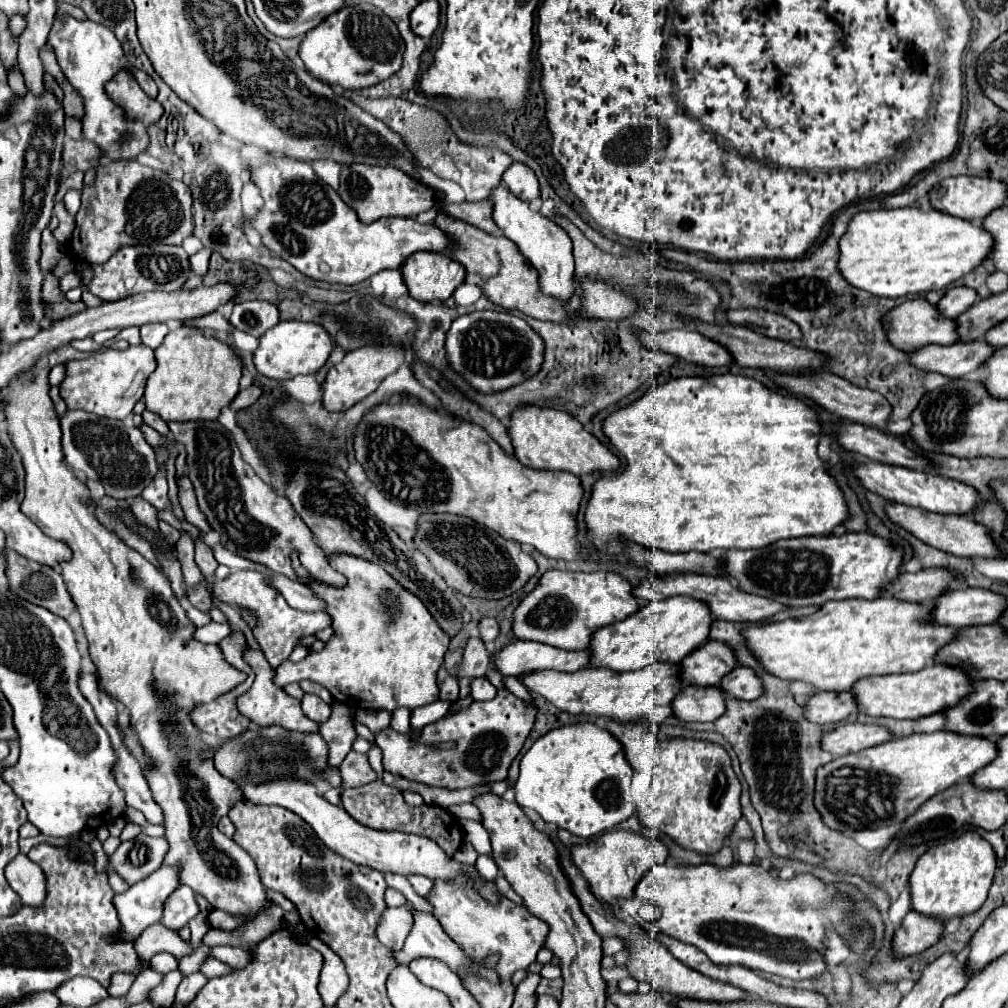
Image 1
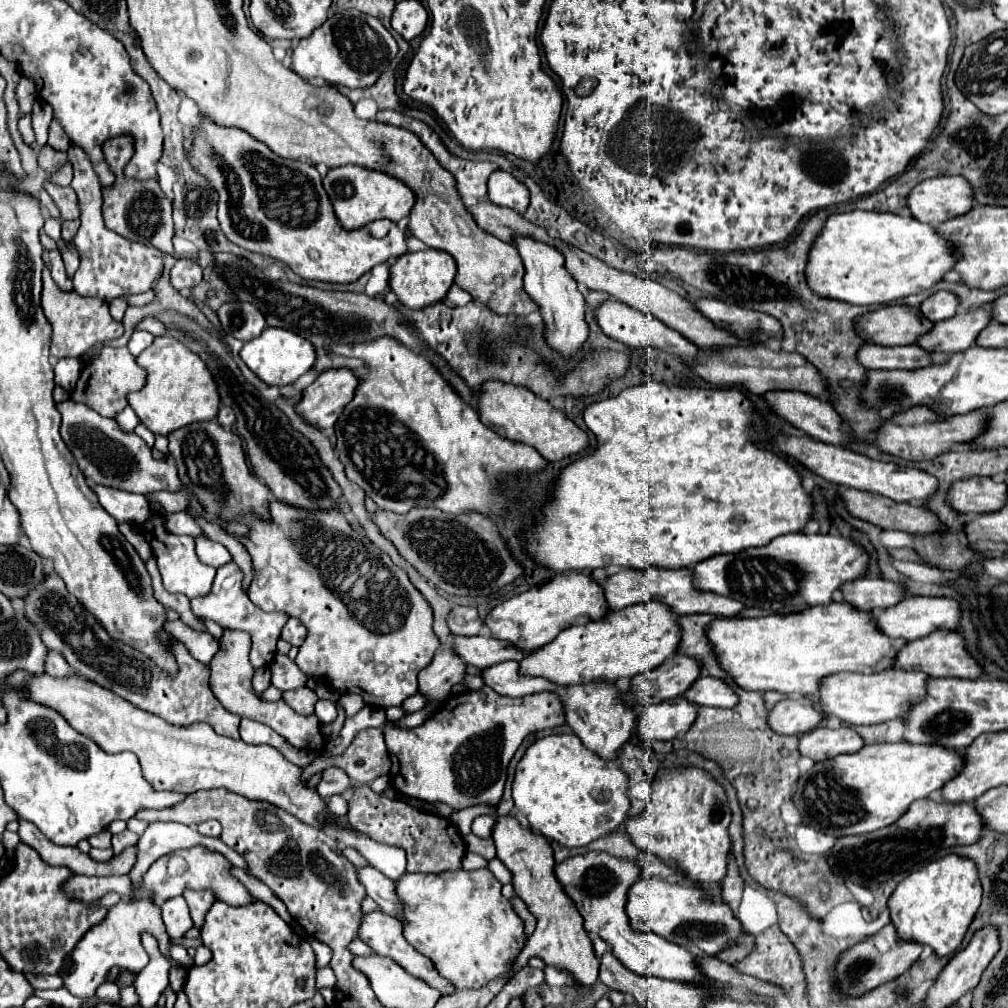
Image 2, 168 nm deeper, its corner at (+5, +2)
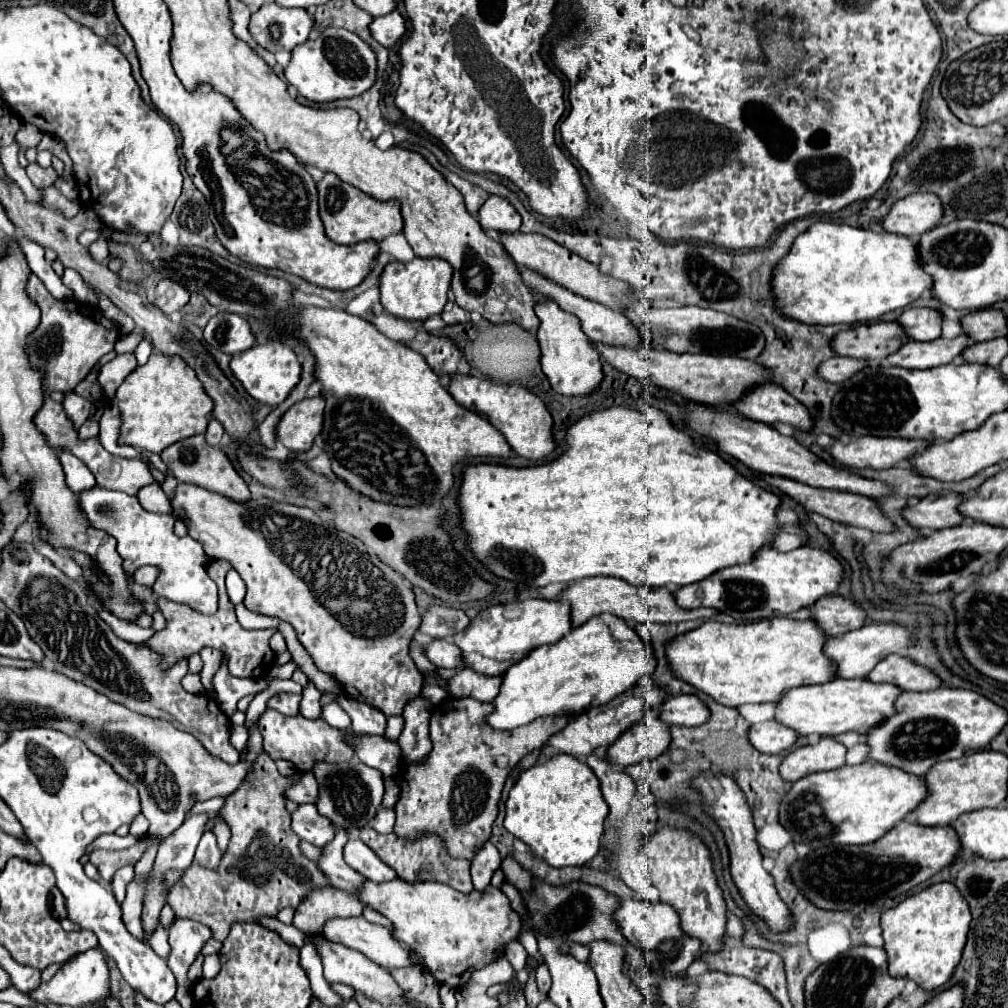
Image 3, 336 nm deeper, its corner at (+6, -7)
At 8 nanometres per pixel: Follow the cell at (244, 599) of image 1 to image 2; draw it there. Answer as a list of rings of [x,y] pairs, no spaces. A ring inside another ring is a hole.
[[[237,563],[231,565],[223,565],[217,569],[217,577],[213,581],[213,589],[209,595],[199,597],[199,599],[191,599],[191,609],[197,617],[205,617],[205,619],[213,619],[215,623],[219,623],[221,627],[229,627],[229,629],[241,629],[247,631],[253,639],[251,645],[251,665],[255,665],[255,669],[265,667],[273,661],[273,653],[277,647],[277,641],[281,637],[281,631],[285,627],[285,623],[289,621],[289,615],[283,611],[273,611],[267,613],[263,609],[259,609],[257,605],[251,603],[249,595],[243,591],[243,573],[237,567]]]

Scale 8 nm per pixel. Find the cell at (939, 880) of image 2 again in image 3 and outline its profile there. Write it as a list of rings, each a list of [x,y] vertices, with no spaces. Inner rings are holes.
[[[940,882],[886,910],[880,926],[888,954],[888,974],[914,980],[922,990],[930,992],[950,980],[962,958],[970,928],[970,908],[954,884]]]

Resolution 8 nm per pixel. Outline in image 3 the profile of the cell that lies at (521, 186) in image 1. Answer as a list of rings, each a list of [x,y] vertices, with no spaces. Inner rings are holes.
[[[490,196],[480,208],[480,224],[484,230],[512,234],[520,230],[520,214],[504,198]]]

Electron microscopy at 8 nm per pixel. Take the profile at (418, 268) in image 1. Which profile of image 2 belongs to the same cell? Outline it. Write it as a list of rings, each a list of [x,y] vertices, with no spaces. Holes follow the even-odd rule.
[[[427,249],[427,251],[405,253],[403,257],[397,257],[389,271],[391,271],[389,285],[391,285],[391,291],[399,297],[399,301],[411,309],[421,309],[441,301],[447,295],[457,273],[457,265],[449,253]]]

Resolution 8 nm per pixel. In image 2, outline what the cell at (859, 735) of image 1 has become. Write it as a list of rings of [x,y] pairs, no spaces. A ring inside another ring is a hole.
[[[817,727],[805,735],[801,735],[799,751],[813,761],[825,761],[841,753],[855,753],[865,745],[863,737],[851,727]]]

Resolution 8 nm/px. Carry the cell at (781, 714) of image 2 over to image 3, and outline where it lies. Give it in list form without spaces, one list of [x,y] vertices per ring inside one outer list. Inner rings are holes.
[[[766,720],[762,724],[750,726],[748,738],[758,752],[780,754],[794,746],[798,734],[794,734],[794,730],[786,730],[786,726],[774,726],[772,720]]]

